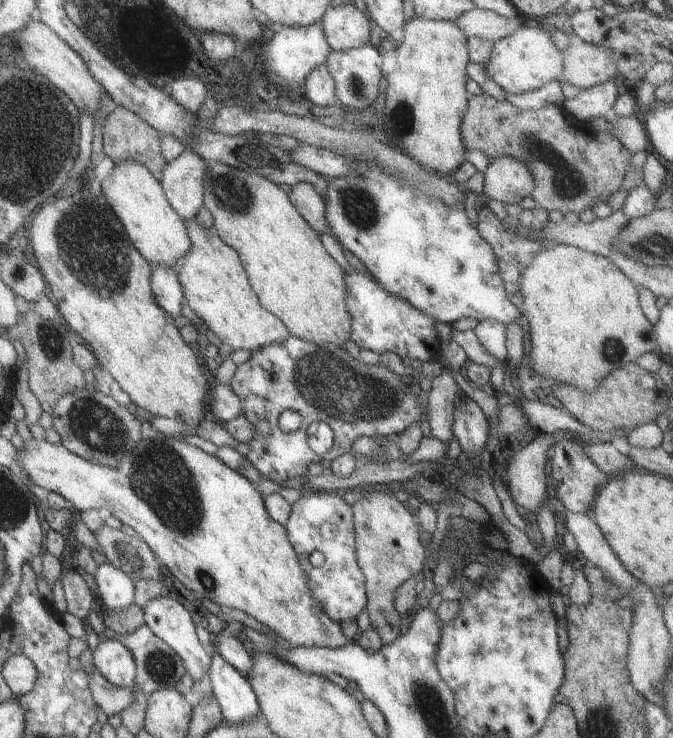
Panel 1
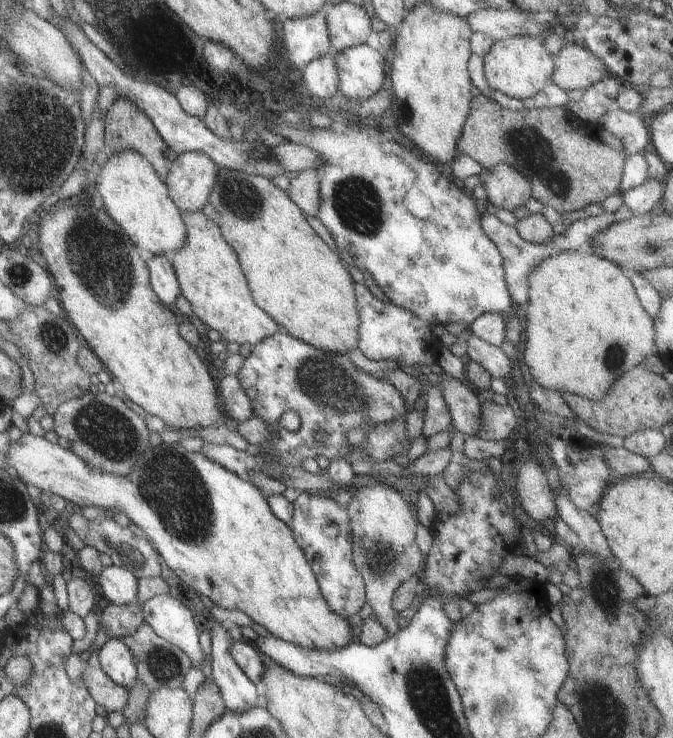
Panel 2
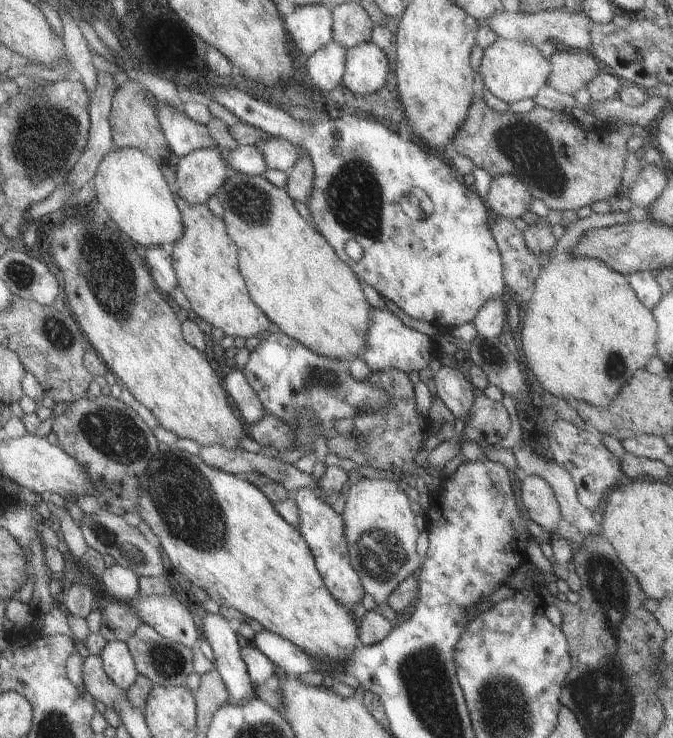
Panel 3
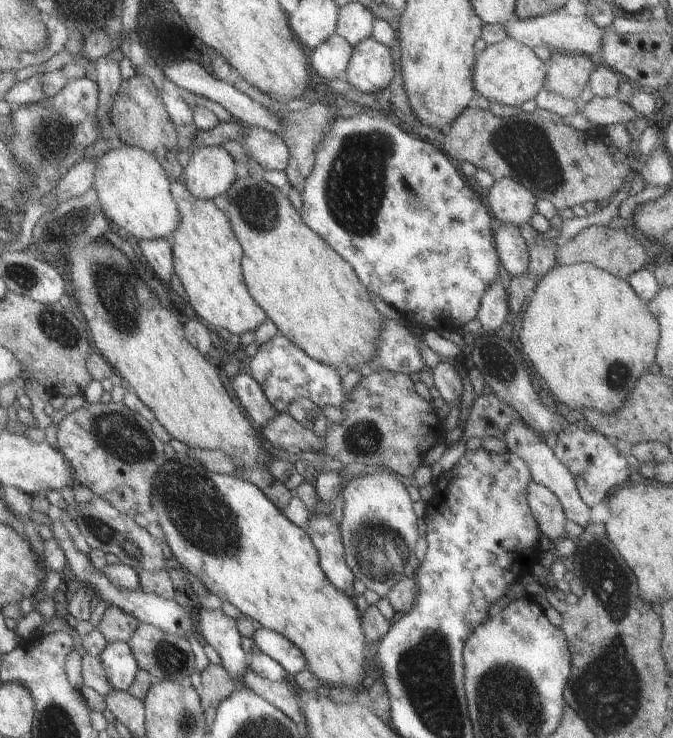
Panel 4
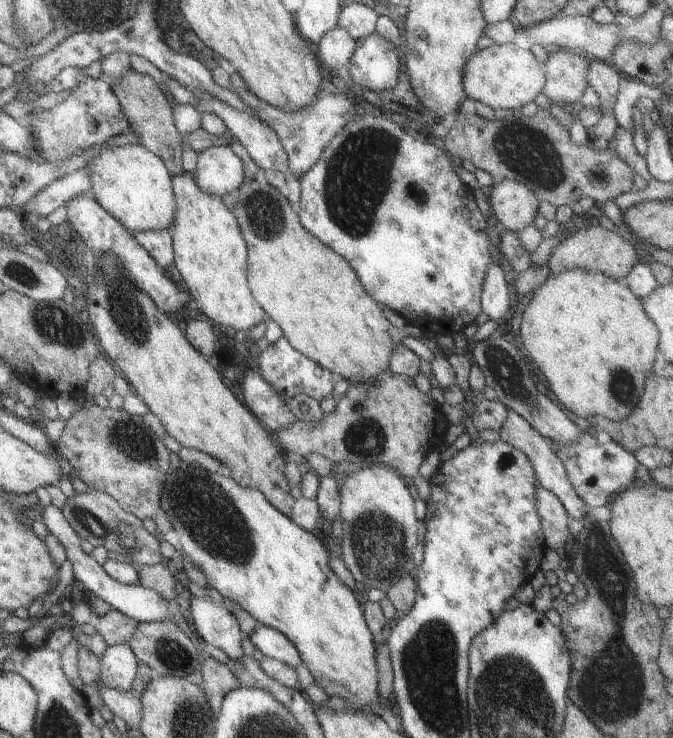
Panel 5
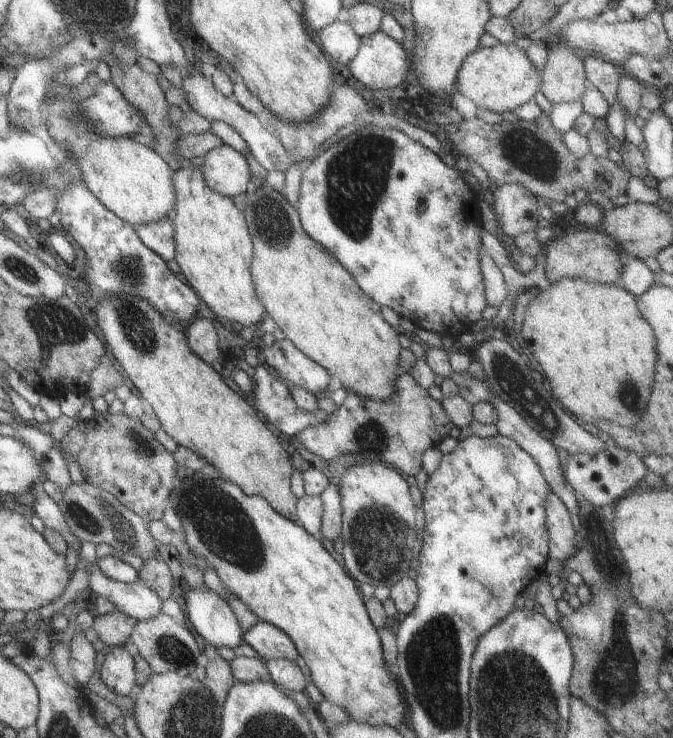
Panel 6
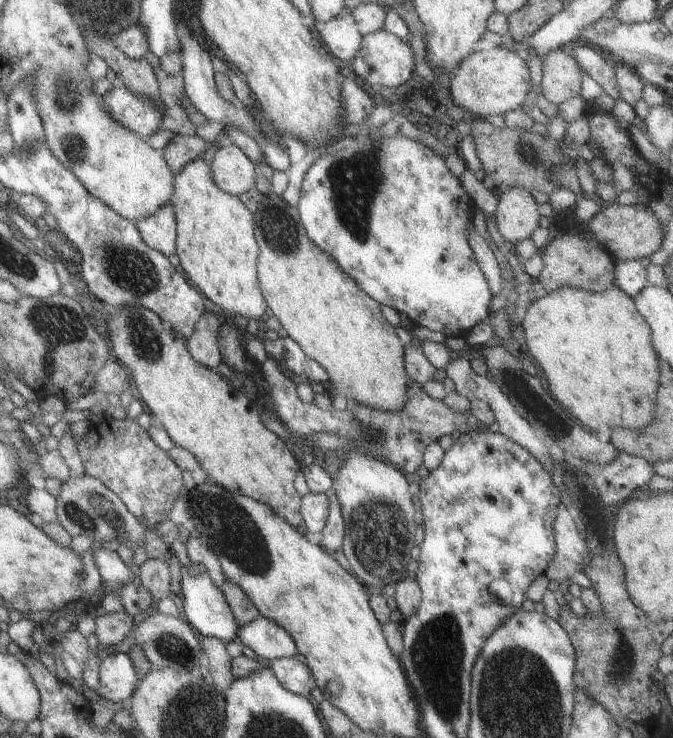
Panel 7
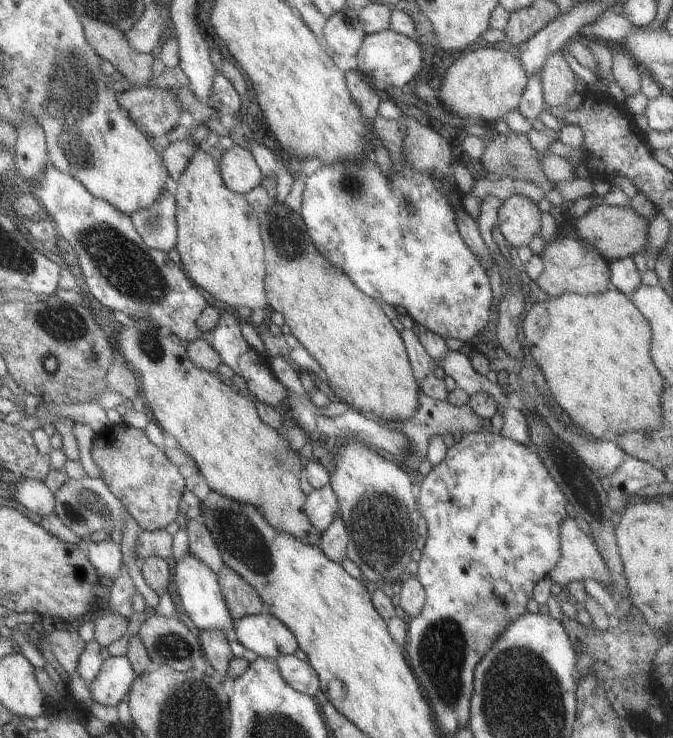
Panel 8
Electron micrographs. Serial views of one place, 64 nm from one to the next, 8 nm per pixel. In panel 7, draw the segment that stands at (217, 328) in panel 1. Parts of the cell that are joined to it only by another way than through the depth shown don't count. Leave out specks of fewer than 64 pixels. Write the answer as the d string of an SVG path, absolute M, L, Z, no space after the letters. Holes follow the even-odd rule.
M201 158L191 160L174 176L172 195L168 202L171 203L176 224L174 253L179 258L179 266L189 284L218 306L224 319L232 319L239 314L247 320L255 318L262 322L267 308L257 288L258 244L254 237L252 212L241 203L238 196L227 194L214 185L210 166Z

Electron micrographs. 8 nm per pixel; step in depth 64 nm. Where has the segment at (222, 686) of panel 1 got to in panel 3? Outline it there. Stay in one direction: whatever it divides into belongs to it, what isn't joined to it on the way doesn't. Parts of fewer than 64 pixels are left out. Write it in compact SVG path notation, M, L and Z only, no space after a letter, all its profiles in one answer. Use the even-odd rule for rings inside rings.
M205 613L201 619L202 637L213 652L213 669L219 673L228 692L227 703L236 703L256 696L253 684L246 673L237 633L219 613Z

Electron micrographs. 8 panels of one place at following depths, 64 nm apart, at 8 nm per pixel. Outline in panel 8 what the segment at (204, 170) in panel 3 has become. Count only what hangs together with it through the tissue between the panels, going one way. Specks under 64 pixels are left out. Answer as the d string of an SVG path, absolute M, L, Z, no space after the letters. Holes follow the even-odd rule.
M235 144L221 152L218 165L224 185L236 193L249 192L263 176L249 150Z

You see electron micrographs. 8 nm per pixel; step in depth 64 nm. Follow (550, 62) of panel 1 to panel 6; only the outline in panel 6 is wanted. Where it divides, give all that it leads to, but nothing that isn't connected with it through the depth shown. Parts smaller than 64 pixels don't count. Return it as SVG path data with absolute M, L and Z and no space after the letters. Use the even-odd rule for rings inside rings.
M499 43L492 47L478 47L459 65L456 72L454 90L473 102L476 108L483 108L501 114L506 110L513 111L524 102L527 102L539 90L541 69L536 69L527 58L523 48L518 44Z

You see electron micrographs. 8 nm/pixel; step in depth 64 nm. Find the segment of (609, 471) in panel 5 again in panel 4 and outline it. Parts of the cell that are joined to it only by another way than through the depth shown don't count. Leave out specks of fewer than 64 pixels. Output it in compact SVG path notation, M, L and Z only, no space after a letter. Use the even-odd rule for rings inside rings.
M567 424L557 435L552 451L572 474L579 498L589 507L605 502L606 498L617 487L621 487L633 479L629 474L627 460L616 449L611 440L596 432L584 431Z

